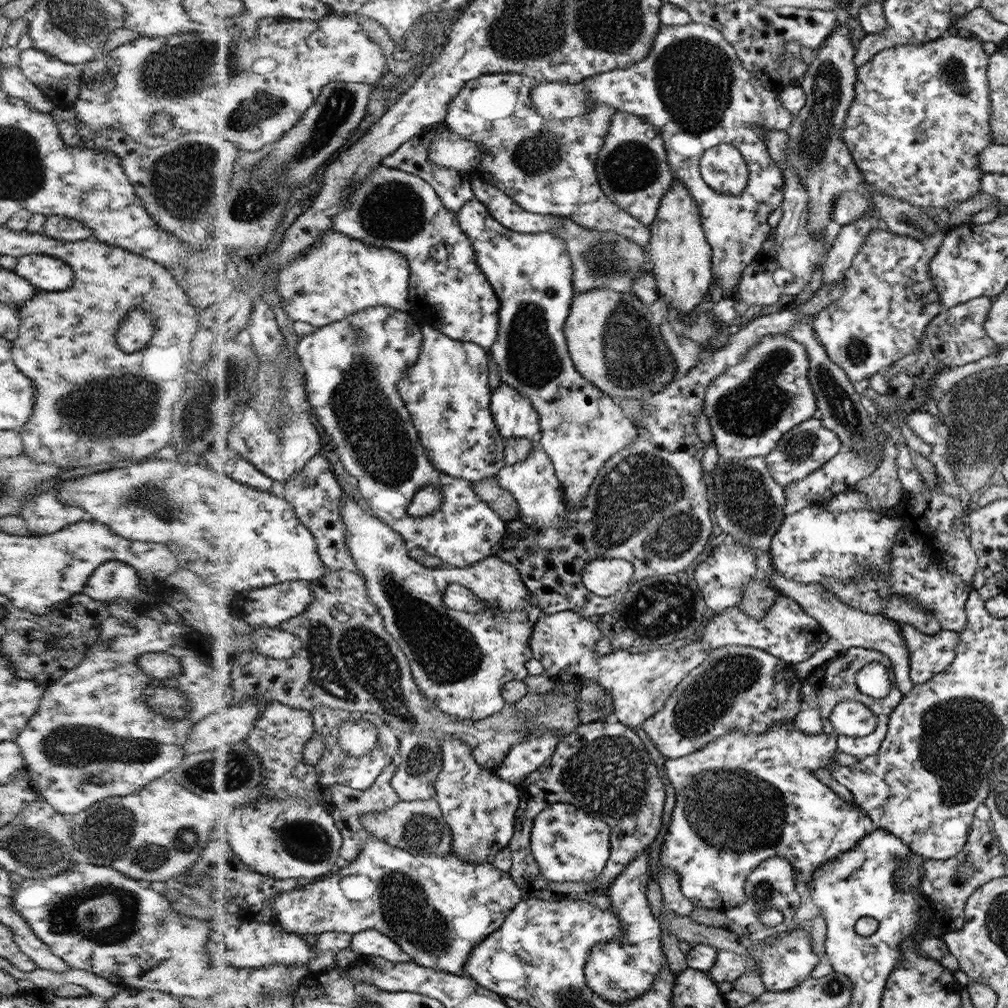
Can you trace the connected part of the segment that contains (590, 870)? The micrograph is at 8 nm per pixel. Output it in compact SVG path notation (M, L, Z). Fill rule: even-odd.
M556 803L538 814L531 827L530 849L541 875L549 881L589 883L611 858L611 825L568 803Z

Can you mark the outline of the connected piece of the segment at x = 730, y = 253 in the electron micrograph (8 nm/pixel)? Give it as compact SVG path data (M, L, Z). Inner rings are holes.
M690 21L685 25L667 26L659 31L660 38L655 38L656 46L652 45L647 57L635 65L627 69L596 74L578 84L540 81L532 90L531 97L545 119L564 120L581 117L587 111L589 103L596 102L612 105L617 111L642 116L647 122L652 123L663 137L670 167L691 191L699 208L705 237L712 245L712 268L715 270L716 286L721 295L734 296L734 287L739 284L743 270L754 260L754 256L762 248L762 242L770 236L770 226L766 224L768 214L776 210L782 202L782 174L775 159L767 150L765 132L768 129L786 131L793 120L790 118L790 111L779 98L779 92L772 92L772 89L769 89L752 70L748 70L735 47L714 27L703 22ZM724 143L735 146L741 152L749 170L746 188L738 196L722 194L704 182L699 166L703 154L708 149Z

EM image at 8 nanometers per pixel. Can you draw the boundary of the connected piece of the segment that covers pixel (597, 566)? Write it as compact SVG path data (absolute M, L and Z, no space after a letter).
M622 559L591 560L583 569L583 585L594 595L608 597L624 592L632 585L635 567Z

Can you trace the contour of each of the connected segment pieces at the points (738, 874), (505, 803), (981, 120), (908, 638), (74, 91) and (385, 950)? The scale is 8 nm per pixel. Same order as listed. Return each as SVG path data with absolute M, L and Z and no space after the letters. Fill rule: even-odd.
M782 721L781 723L772 723L765 733L750 734L742 729L732 729L730 733L723 737L718 737L715 741L704 745L702 749L695 753L690 753L687 757L677 759L667 759L664 763L666 768L666 778L670 780L672 788L676 793L676 806L672 810L672 820L666 828L664 834L664 842L662 842L662 850L658 856L658 868L671 868L677 870L679 874L679 885L682 894L690 900L694 908L704 908L710 910L722 911L724 914L732 908L741 906L747 902L745 885L747 877L768 857L782 857L791 862L794 867L796 880L802 884L806 884L810 891L810 884L813 882L813 874L817 868L821 868L823 864L827 864L831 860L835 860L838 855L846 853L856 846L858 842L863 841L866 834L870 834L876 830L876 826L872 823L871 818L857 805L848 806L847 802L840 795L832 791L814 774L815 770L821 768L831 769L836 765L836 752L838 751L837 738L824 732L818 734L806 734L800 732L794 723L790 721Z
M454 736L447 743L445 751L445 767L436 782L437 800L440 802L444 812L444 818L451 824L454 832L453 848L458 856L466 858L472 864L482 862L493 862L498 852L508 847L514 832L516 812L522 804L522 796L519 786L506 783L506 780L490 773L489 769L480 766L480 763L473 759L471 748L464 742L463 738Z
M953 32L946 36L938 37L936 40L921 45L896 45L892 48L880 50L867 63L858 66L858 78L855 82L856 100L851 102L847 112L846 125L844 125L843 138L850 147L851 157L855 159L864 177L865 184L871 184L879 192L886 196L893 196L905 200L912 206L922 210L934 206L934 208L946 208L952 210L959 203L972 198L980 192L983 186L980 154L988 148L994 139L991 130L993 116L992 103L990 98L989 80L987 77L987 66L990 64L990 57L984 52L983 42L978 37L965 36L965 32Z
M897 621L897 624L909 650L909 677L914 685L928 682L954 663L959 633L942 629L927 635L910 623Z
M32 47L22 50L20 55L20 64L22 74L32 83L35 84L43 94L48 94L56 107L72 107L80 94L81 71L76 65L70 65L62 62L59 58Z
M367 930L355 934L352 946L361 955L378 956L394 962L410 962L412 955L393 938L379 930Z

